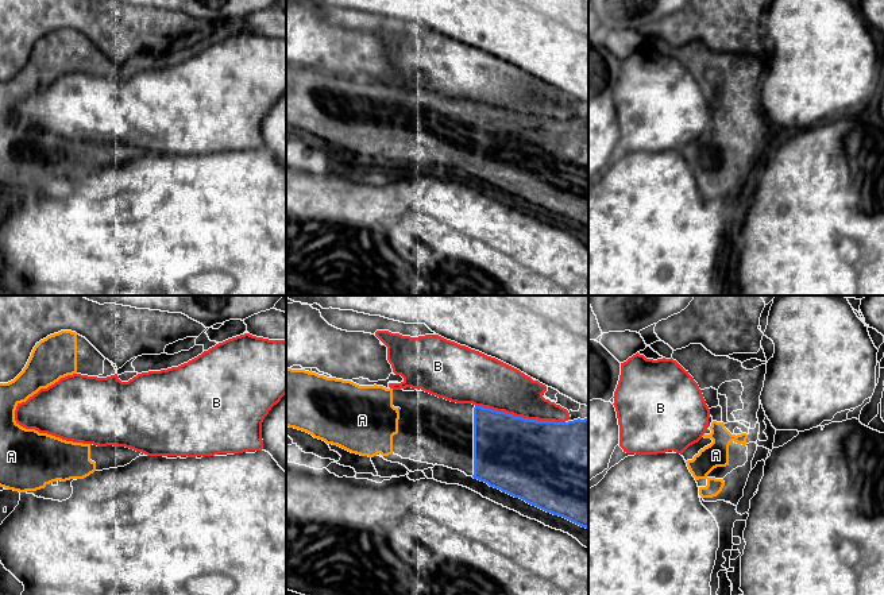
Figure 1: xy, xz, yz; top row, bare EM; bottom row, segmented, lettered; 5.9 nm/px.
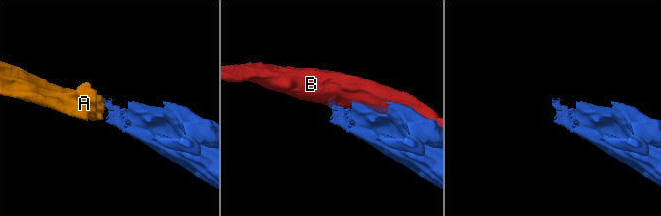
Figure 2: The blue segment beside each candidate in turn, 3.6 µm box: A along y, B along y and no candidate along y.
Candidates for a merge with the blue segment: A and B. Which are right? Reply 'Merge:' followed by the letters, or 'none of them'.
Merge: A

